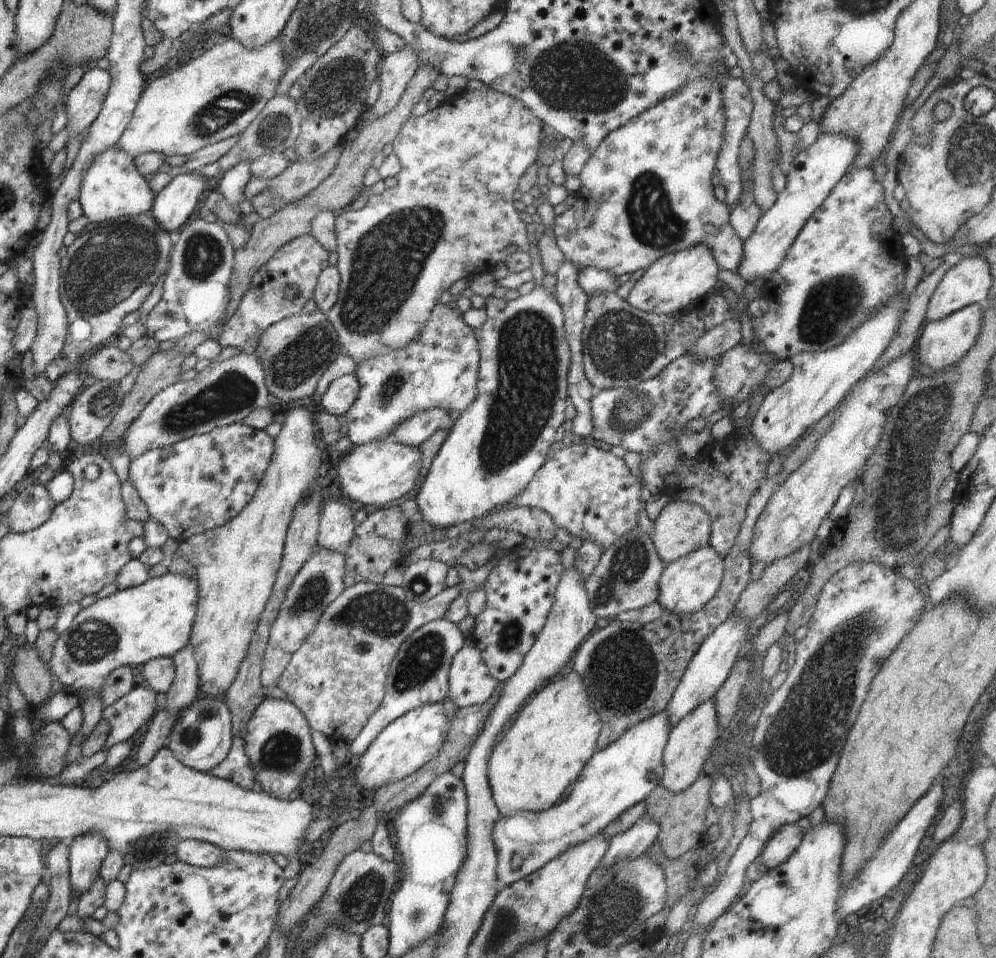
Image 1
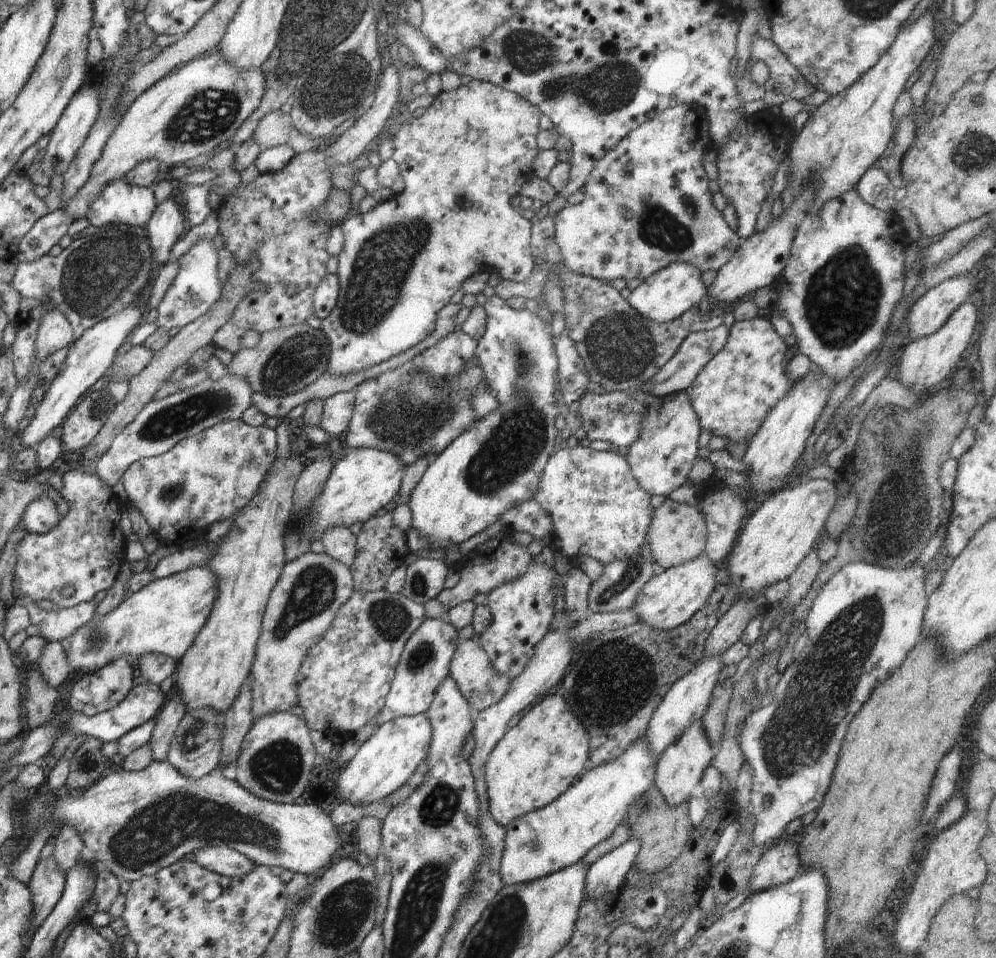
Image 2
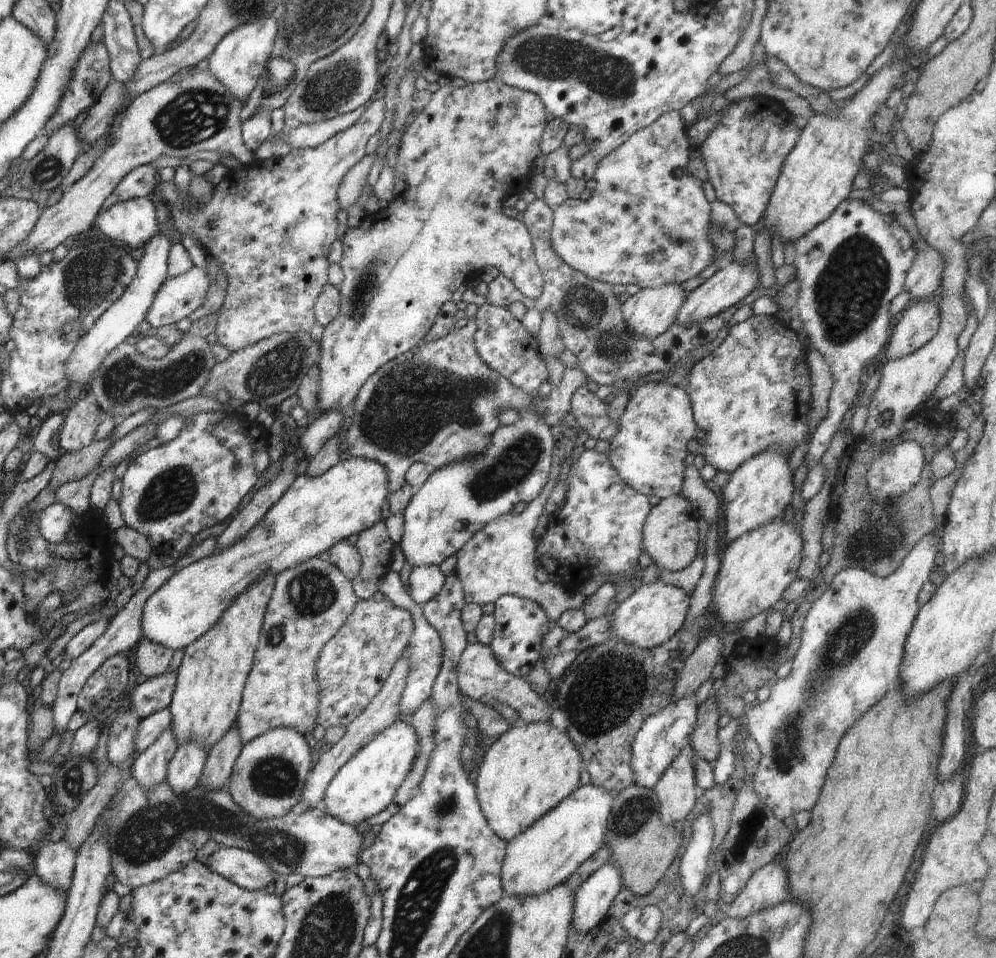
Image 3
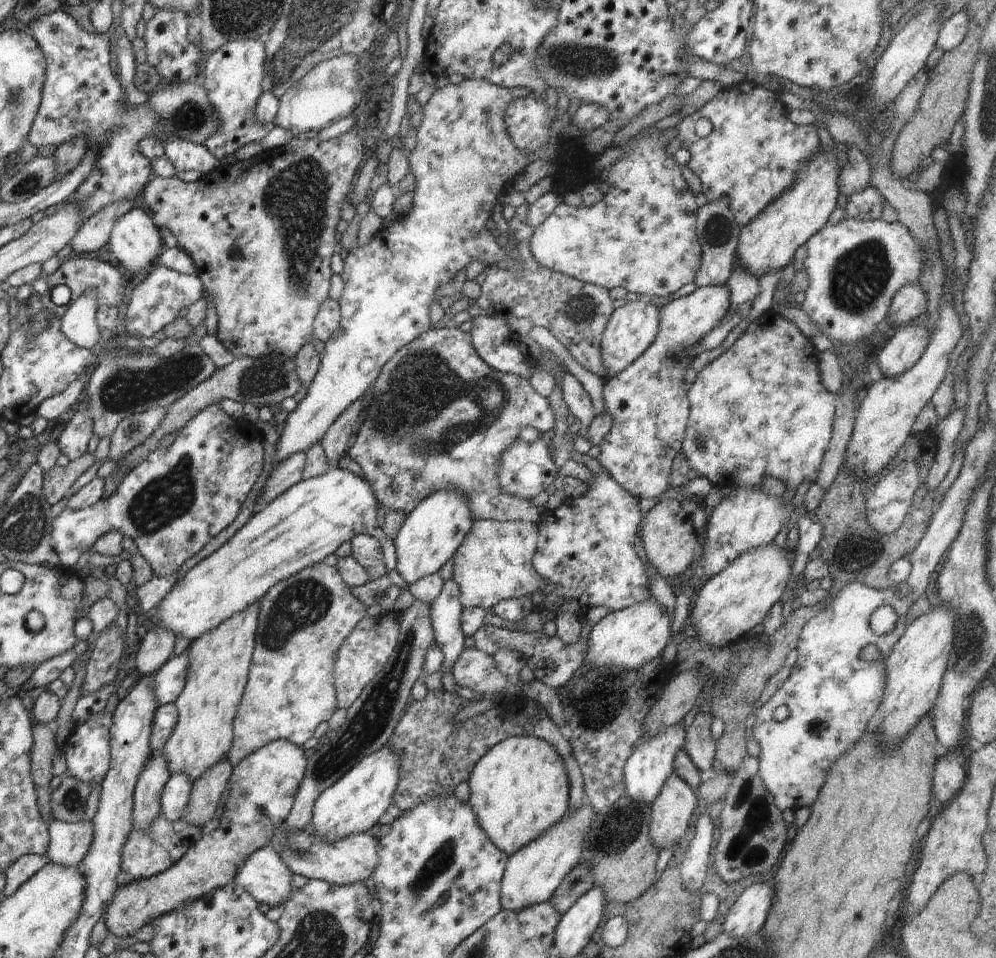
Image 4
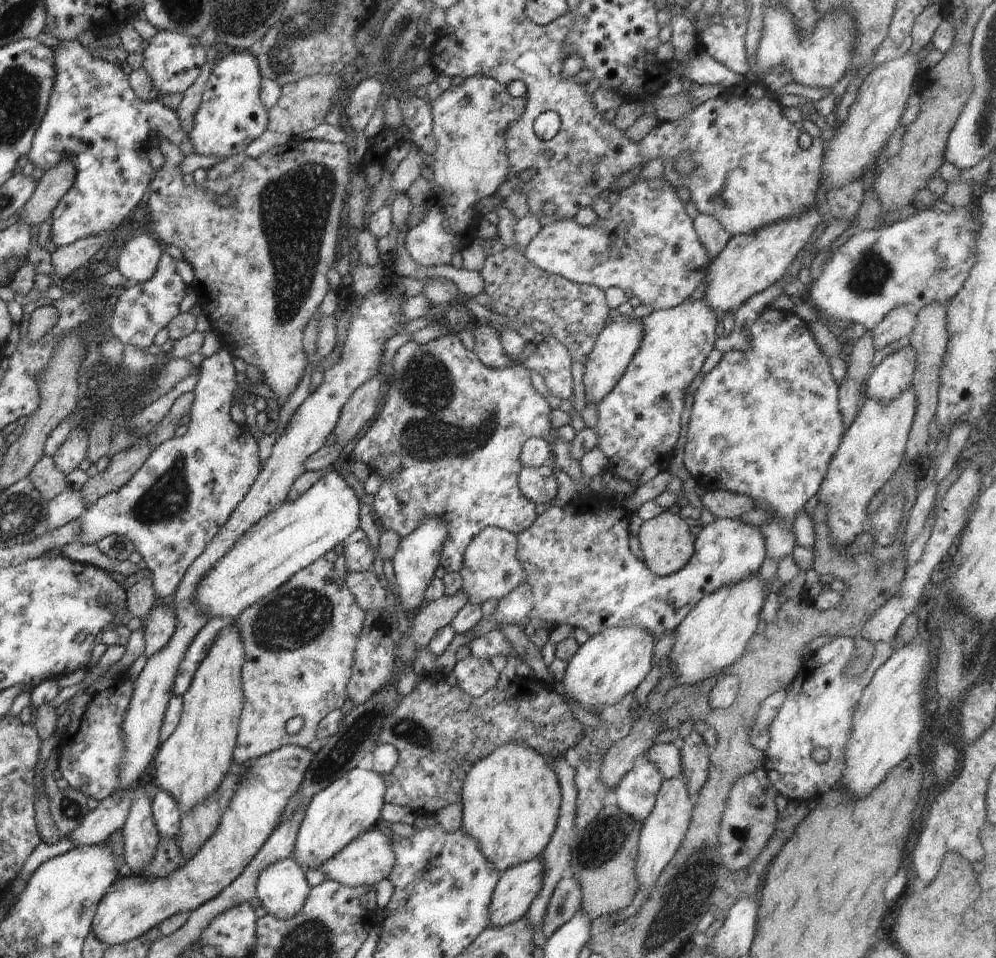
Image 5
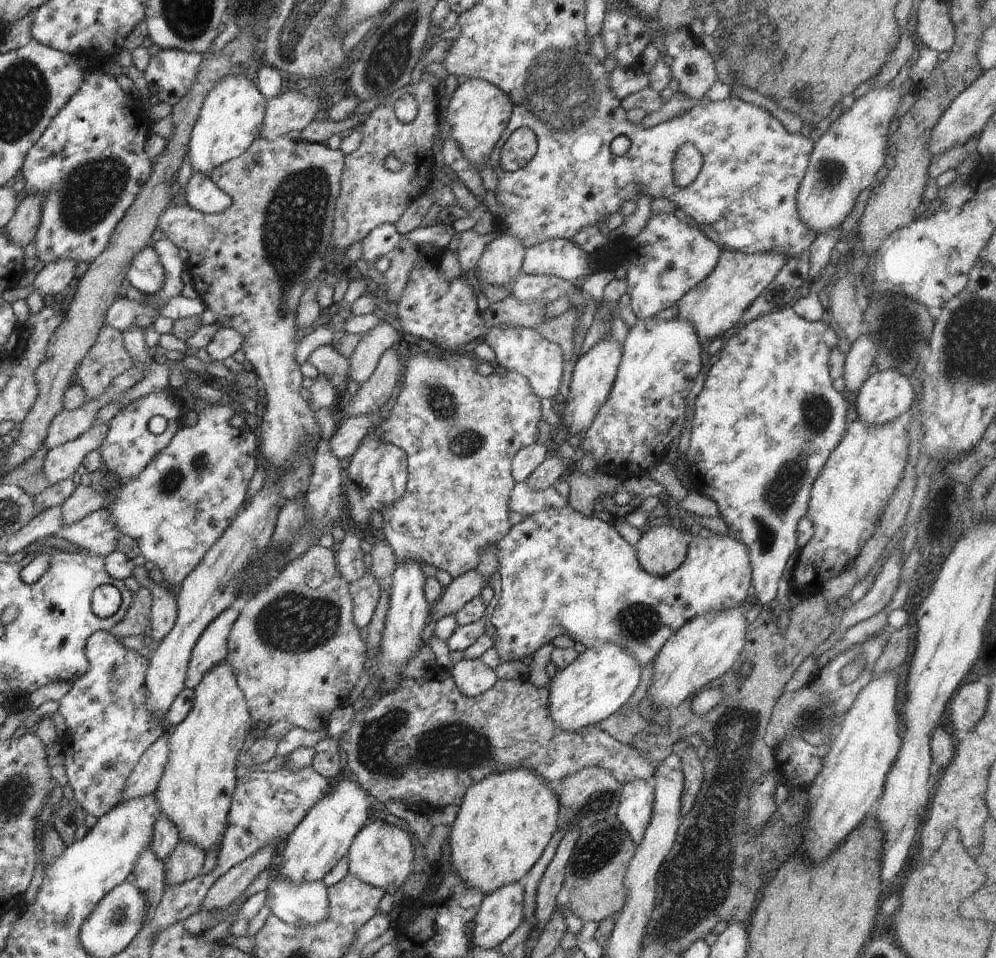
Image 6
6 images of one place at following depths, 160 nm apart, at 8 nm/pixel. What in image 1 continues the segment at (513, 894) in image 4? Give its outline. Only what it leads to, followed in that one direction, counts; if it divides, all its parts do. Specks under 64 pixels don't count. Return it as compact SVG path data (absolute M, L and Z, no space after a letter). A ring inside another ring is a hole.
M665 710L662 713L655 714L651 716L649 719L645 721L640 721L638 724L630 727L630 730L627 730L616 742L613 742L610 746L603 748L601 751L596 750L596 752L592 755L592 758L584 765L578 780L575 780L574 788L572 788L572 792L570 795L563 801L558 801L554 806L551 806L548 810L542 812L517 812L512 815L502 817L497 820L493 828L493 837L494 844L497 848L497 877L500 881L501 886L511 885L514 882L518 882L521 878L524 878L526 875L532 874L537 870L540 870L547 862L558 858L562 853L565 853L571 847L576 845L585 843L587 840L590 840L594 835L598 833L602 833L603 830L613 821L620 816L623 812L626 812L629 808L632 808L634 805L638 803L642 803L646 800L646 797L658 786L661 784L662 775L664 772L663 769L663 752L665 746L668 742L669 732L671 731L671 726L669 723L669 719L667 718L667 714Z

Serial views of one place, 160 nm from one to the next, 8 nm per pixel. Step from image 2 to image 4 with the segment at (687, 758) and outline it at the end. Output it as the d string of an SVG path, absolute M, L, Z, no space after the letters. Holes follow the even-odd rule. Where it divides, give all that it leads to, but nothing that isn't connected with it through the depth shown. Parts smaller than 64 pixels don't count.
M672 773L661 788L659 795L651 804L652 819L649 824L649 837L657 849L667 849L676 846L690 827L691 816L698 806L696 794L689 784L678 774Z

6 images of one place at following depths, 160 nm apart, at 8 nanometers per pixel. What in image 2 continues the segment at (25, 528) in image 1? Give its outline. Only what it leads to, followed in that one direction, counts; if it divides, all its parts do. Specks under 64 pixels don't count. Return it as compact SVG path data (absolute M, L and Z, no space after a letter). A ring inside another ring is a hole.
M40 497L26 507L21 520L29 533L45 535L58 524L60 518L56 503L48 497Z

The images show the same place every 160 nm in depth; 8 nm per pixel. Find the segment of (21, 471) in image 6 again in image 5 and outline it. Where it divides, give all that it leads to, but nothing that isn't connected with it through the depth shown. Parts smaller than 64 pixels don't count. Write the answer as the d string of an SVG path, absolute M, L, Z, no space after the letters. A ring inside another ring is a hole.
M43 455L27 478L32 480L32 484L42 494L42 497L46 501L50 501L69 488L66 476L56 468L53 458Z

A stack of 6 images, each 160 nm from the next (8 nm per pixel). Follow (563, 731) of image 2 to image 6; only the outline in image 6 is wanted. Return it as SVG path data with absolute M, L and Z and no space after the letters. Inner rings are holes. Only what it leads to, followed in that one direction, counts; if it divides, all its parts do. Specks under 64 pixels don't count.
M514 766L512 770L506 768L503 772L490 774L490 776L482 778L480 782L475 783L465 791L460 811L458 812L456 821L451 826L452 832L449 835L448 841L452 847L452 864L456 870L456 874L460 876L460 880L462 880L466 886L470 886L470 888L474 888L474 890L480 890L484 895L492 894L494 890L500 890L500 888L506 886L506 884L523 881L525 875L530 871L530 868L542 857L546 846L551 842L552 836L559 826L561 813L560 800L558 800L558 796L554 790L547 788L546 783L544 783L545 781L546 780L544 780L542 776L538 776L530 766Z

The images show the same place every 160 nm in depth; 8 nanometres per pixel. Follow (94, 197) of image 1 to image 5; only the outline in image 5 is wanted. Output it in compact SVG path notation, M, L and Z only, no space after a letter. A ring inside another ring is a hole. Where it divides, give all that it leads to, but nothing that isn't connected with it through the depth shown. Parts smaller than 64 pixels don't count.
M149 228L140 229L118 248L116 269L129 282L148 282L156 273L163 252L163 245Z

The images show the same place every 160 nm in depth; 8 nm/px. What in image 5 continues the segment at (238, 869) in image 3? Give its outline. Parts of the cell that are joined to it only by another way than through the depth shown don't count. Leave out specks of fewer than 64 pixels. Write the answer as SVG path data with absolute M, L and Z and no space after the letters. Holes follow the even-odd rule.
M292 857L262 868L256 878L256 897L268 915L285 920L302 910L311 888L304 874Z

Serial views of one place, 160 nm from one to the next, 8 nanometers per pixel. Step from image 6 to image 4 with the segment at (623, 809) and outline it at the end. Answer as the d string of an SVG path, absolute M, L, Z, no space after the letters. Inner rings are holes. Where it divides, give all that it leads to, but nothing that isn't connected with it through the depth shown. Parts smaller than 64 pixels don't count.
M683 720L660 735L635 745L623 768L624 796L630 797L634 802L644 802L648 805L655 801L666 779L674 773L674 757L684 746L687 732L683 730L682 725Z

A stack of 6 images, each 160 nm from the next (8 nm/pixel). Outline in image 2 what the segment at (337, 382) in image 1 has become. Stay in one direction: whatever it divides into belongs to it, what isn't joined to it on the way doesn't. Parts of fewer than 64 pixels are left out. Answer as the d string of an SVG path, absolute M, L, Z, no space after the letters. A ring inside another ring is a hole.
M353 391L336 393L323 399L324 412L319 427L333 435L343 435L348 428L355 394Z

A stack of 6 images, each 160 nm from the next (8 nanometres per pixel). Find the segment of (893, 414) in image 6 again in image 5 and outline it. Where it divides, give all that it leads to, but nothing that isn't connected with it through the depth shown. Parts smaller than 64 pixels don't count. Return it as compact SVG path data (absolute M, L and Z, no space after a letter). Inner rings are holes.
M911 345L890 354L866 380L866 396L873 400L894 400L910 388L916 368L916 350Z

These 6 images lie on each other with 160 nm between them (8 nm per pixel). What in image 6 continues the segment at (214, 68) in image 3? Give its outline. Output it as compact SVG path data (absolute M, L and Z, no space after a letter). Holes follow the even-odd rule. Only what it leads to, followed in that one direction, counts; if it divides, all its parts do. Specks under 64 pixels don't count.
M243 74L222 78L204 100L198 121L192 128L188 154L193 172L210 177L212 170L239 158L256 141L264 121L267 100L258 91L256 82Z

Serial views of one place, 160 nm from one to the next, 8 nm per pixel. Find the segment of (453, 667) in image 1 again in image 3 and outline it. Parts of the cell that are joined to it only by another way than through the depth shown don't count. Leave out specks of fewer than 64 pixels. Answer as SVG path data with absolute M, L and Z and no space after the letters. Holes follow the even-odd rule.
M480 642L467 644L457 668L457 681L459 690L486 706L508 704L519 714L524 723L551 723L554 709L548 705L546 700L536 693L534 687L526 678L518 678L510 674L494 656L488 645Z

